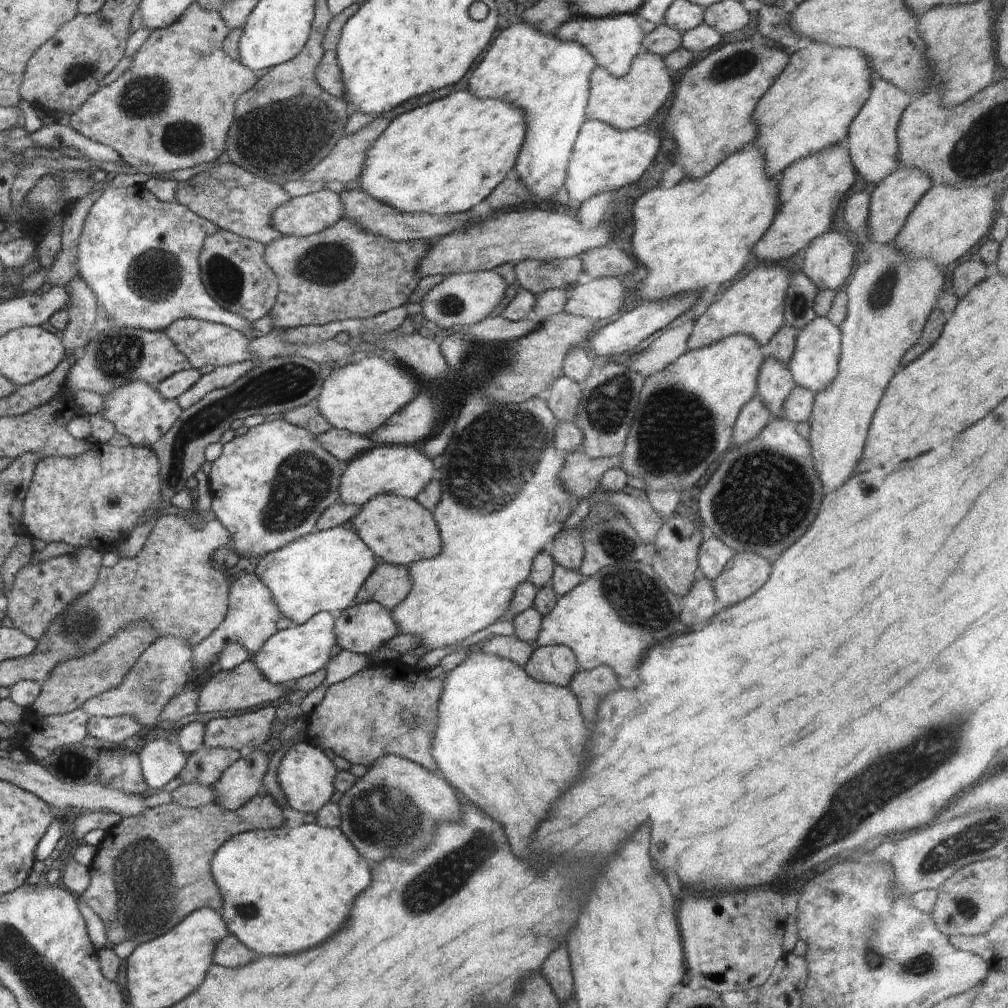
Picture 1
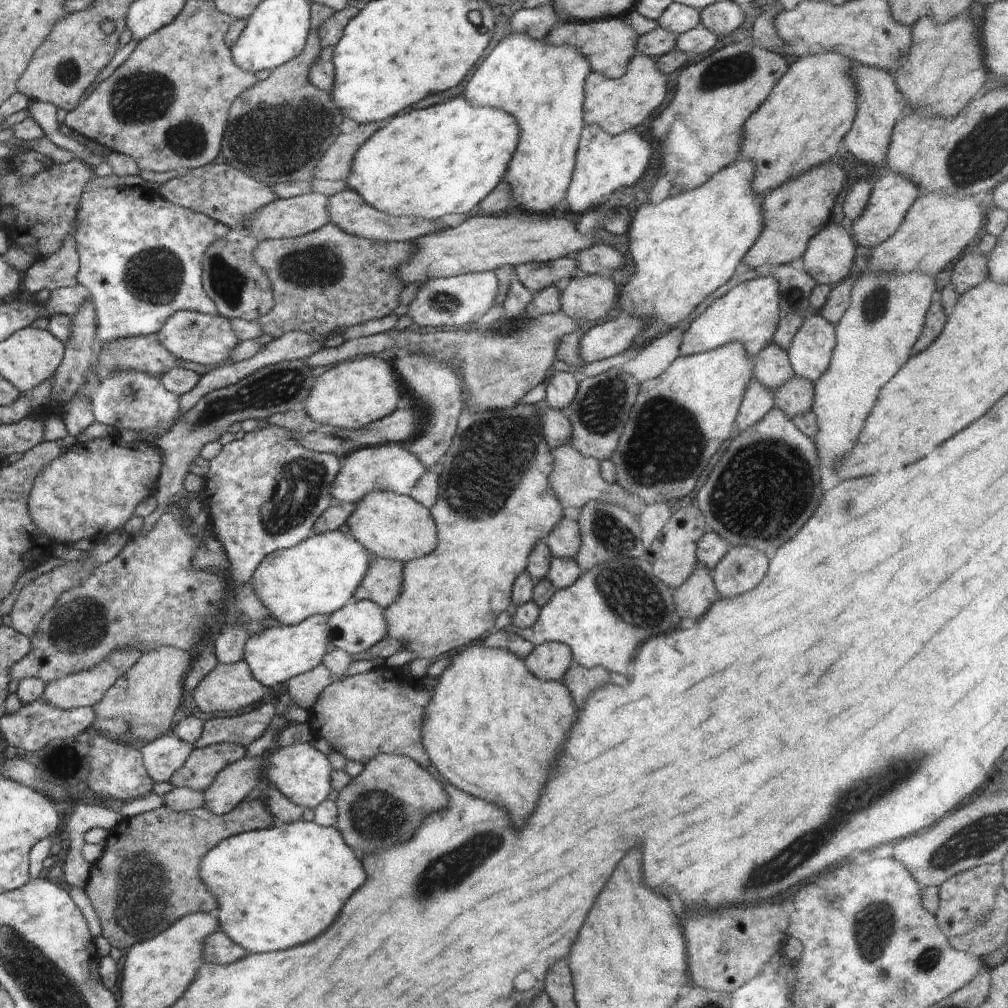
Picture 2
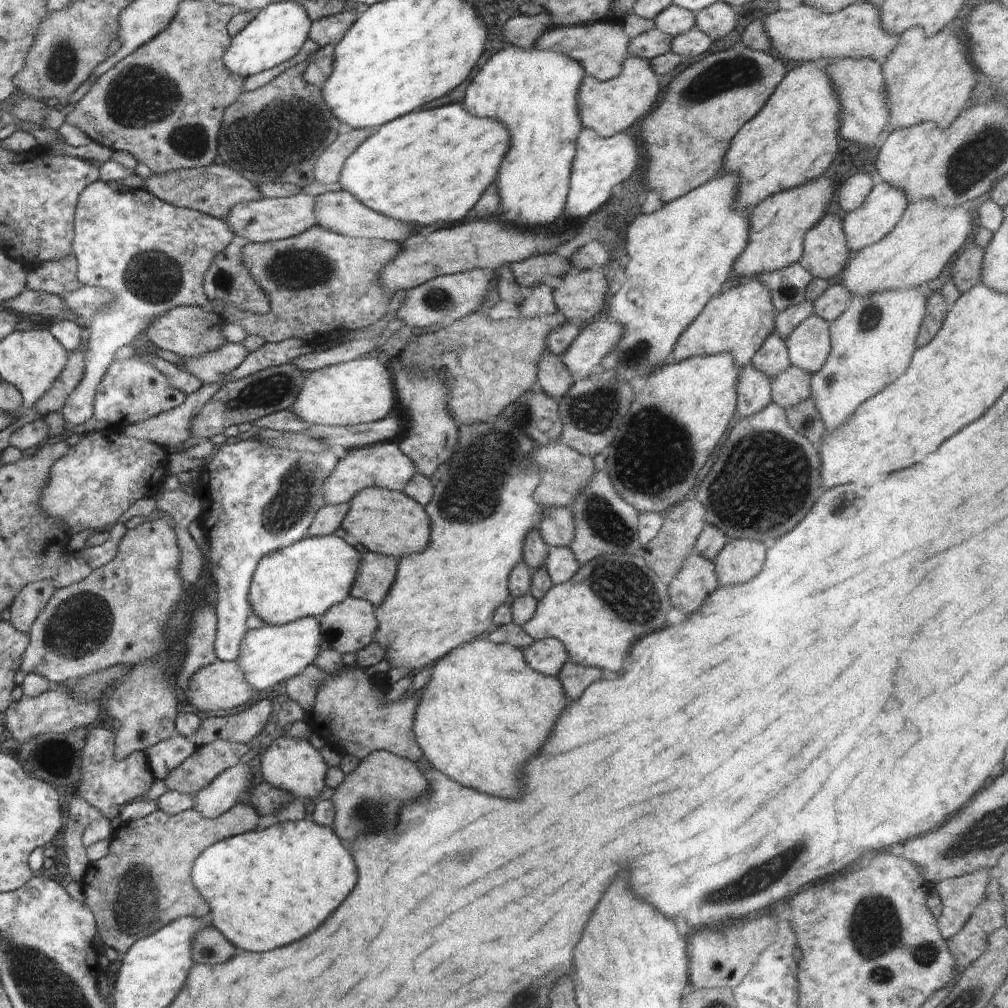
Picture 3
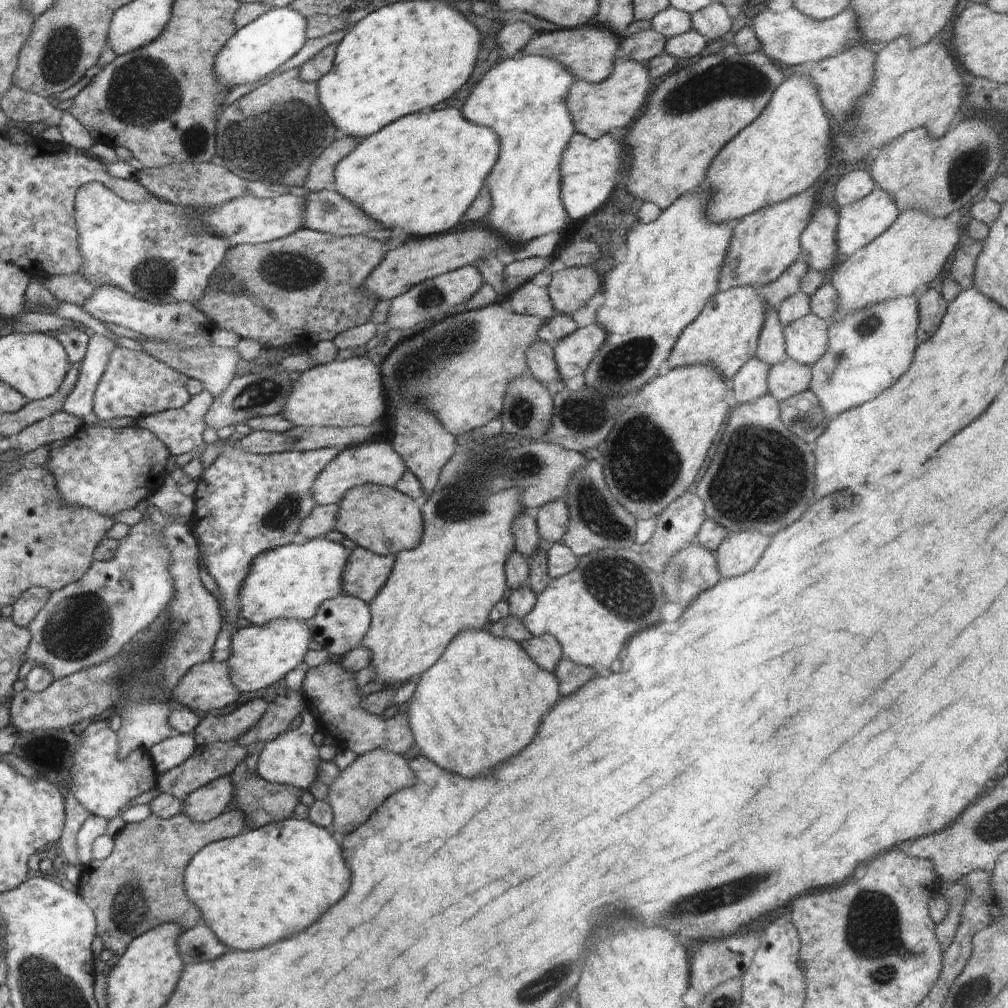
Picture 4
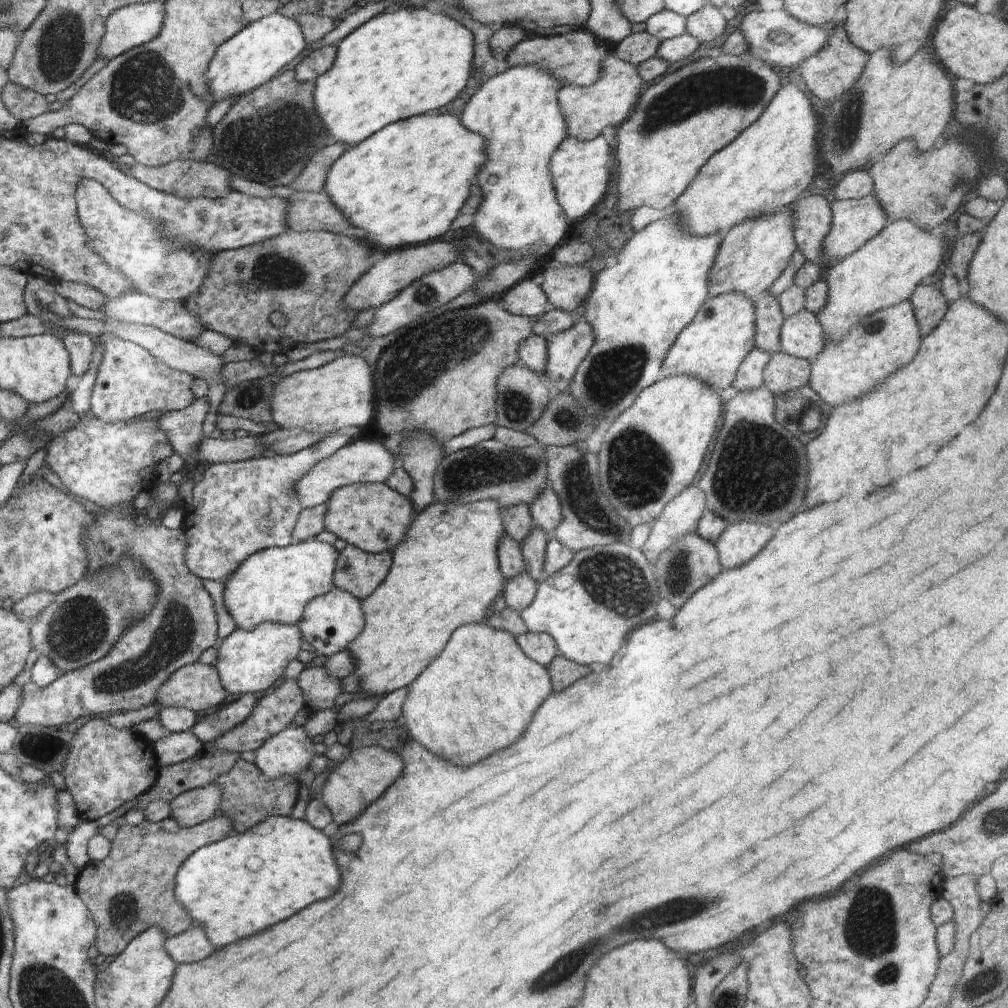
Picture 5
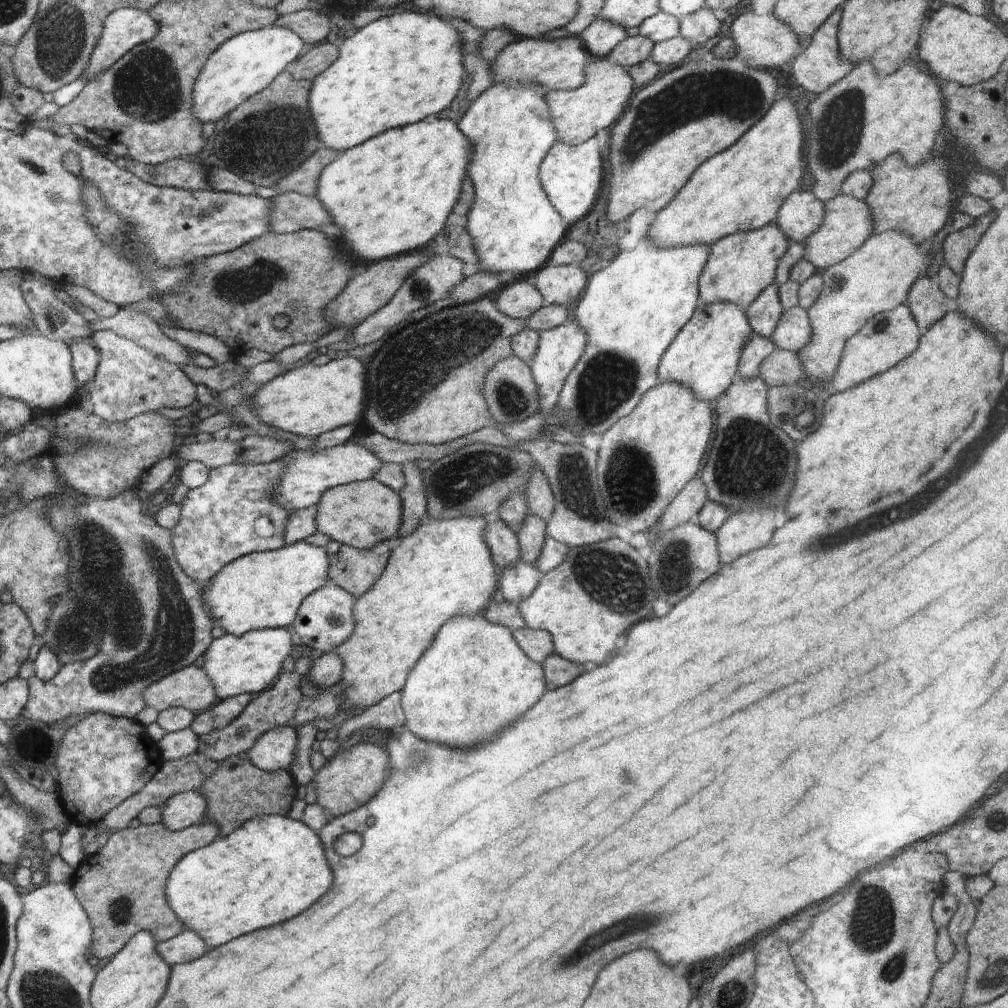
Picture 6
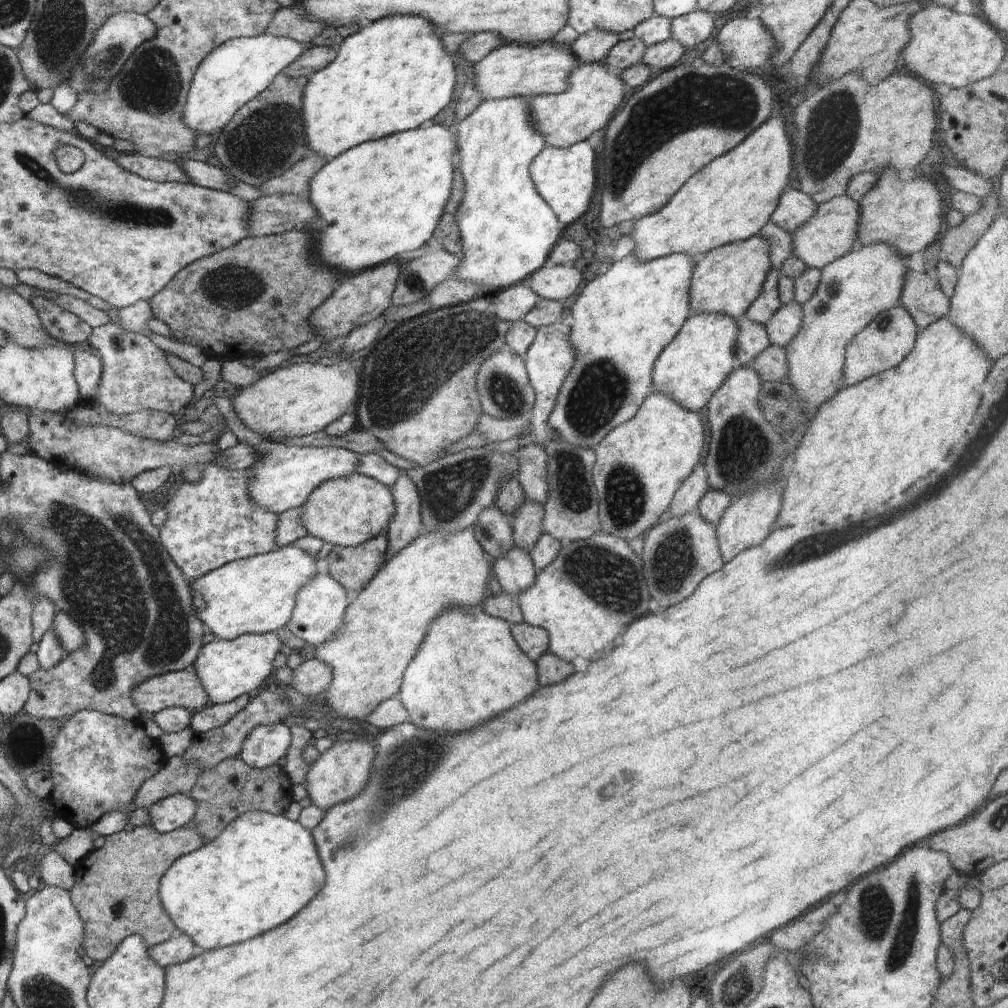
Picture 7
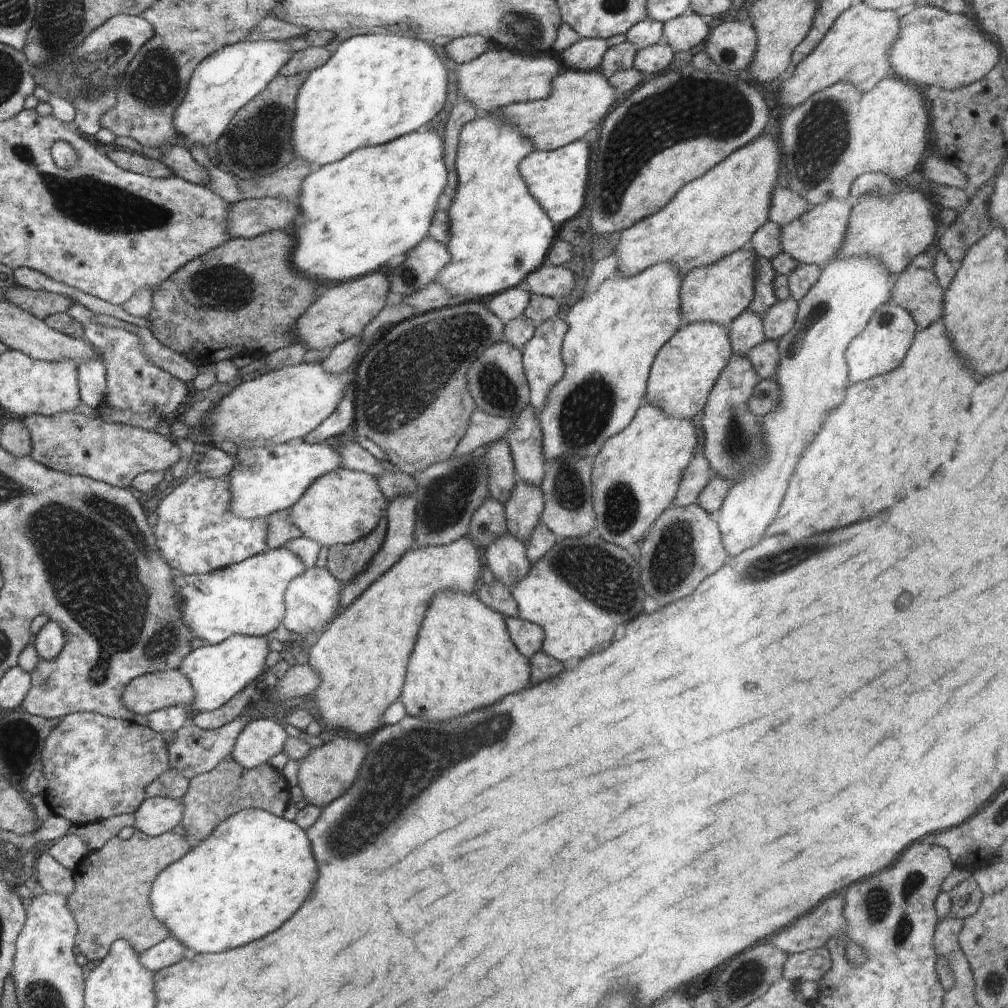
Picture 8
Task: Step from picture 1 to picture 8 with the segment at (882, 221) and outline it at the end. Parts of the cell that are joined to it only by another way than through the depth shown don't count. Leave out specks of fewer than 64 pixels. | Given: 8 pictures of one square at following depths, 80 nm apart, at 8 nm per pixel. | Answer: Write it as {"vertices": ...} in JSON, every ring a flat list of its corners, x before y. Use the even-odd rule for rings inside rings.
{"vertices":[[828,199,822,204,810,207,803,216,781,226,779,239,781,250,789,254,797,263,815,264,824,267,830,258,834,258,848,224,849,212,853,201]]}

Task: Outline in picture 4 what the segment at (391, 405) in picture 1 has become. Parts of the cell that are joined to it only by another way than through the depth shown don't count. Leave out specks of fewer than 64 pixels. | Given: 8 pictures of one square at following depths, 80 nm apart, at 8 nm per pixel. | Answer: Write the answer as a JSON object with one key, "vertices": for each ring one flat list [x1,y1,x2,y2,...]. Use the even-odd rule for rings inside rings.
{"vertices":[[356,354,346,360,330,360,296,374,296,382,281,414,296,426,371,426,387,412,387,397,379,367,364,354]]}

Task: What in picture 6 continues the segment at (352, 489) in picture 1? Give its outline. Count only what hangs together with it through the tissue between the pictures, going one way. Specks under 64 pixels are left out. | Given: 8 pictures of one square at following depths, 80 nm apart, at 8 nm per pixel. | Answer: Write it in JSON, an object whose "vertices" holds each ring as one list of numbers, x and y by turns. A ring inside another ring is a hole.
{"vertices":[[349,442,313,451,294,449,279,460,283,460,283,467,280,478,271,488,271,498,290,512,314,506,329,488,373,478,382,462,366,448]]}

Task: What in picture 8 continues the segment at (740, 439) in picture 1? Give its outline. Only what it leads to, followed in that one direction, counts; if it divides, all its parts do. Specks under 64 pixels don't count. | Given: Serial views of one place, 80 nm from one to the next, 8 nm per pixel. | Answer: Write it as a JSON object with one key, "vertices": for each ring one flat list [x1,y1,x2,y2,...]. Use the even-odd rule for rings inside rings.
{"vertices":[[746,309,728,326,729,341,734,355,746,355,759,345,765,338,763,331,763,317,758,313]]}

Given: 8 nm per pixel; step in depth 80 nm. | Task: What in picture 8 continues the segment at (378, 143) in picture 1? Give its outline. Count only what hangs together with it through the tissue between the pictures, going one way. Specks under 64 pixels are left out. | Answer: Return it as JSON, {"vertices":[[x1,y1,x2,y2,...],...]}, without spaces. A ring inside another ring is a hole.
{"vertices":[[424,129,402,135,383,145,362,147,338,162,321,166,306,175,299,196,300,224,289,256,301,275,320,283,337,285,377,271,393,256,402,256,428,236,438,199,447,183,443,139]]}

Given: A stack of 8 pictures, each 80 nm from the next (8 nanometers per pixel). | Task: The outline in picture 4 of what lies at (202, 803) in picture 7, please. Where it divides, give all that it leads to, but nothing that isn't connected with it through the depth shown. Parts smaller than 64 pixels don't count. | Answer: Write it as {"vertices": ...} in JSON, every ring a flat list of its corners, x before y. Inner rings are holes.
{"vertices":[[240,763,240,768,235,770,236,772,232,772,230,775,232,784,234,784,235,809,244,812,250,828,264,827,270,822,278,822,292,817,294,808,301,802,302,792,298,788,266,782,262,777,250,774,246,763]]}

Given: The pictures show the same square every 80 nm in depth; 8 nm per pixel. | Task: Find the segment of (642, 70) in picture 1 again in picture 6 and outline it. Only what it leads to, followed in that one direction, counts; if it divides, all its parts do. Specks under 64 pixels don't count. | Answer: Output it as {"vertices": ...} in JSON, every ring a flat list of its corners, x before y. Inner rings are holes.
{"vertices":[[607,57,593,58,584,67,585,79,577,89,546,91,543,97,558,142,569,145,582,144,599,130,610,128,622,116,633,90,633,80,627,70,612,63]]}

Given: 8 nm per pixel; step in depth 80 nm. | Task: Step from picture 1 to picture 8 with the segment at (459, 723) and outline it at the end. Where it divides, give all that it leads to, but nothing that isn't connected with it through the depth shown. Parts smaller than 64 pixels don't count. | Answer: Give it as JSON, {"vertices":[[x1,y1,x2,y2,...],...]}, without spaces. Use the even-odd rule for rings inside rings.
{"vertices":[[444,589,438,591,428,601,428,606,425,612,423,621,421,622,420,630,418,631,416,642,409,656,407,664,406,676,402,687,401,695,399,696,402,704,405,706,405,711,408,715,413,717,420,717,424,720,448,720,455,716,461,716,474,710,474,708,484,708,484,706,490,706,494,702,498,702,500,698,508,696,510,692,520,692,528,686,528,678,531,675,531,664,527,658,524,658,520,651,517,650,514,643,511,641,507,626,505,623,505,617,499,612,488,608,476,595,476,593,465,593,458,589]]}

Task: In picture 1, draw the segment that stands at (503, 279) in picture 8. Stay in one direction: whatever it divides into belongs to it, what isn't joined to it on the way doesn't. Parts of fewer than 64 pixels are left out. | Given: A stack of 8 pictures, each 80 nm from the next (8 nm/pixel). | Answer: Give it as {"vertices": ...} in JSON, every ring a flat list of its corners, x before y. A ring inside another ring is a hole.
{"vertices":[[522,20,502,30,487,50,468,86,480,98,508,101,523,112,525,137,513,169,530,196,527,204,563,198,573,146,587,121,589,76,597,66,594,58,580,43,560,41]]}

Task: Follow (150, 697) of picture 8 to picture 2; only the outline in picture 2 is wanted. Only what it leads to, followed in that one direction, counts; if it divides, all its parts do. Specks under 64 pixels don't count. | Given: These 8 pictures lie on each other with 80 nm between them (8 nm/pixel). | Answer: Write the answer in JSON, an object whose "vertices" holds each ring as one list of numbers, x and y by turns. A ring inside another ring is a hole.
{"vertices":[[238,661,234,664,218,662,214,670,206,675,196,690,192,693,196,702,196,710,202,712,236,712,246,710,250,704,260,702,260,699,274,699,272,690,260,684,251,675,251,668,244,662]]}

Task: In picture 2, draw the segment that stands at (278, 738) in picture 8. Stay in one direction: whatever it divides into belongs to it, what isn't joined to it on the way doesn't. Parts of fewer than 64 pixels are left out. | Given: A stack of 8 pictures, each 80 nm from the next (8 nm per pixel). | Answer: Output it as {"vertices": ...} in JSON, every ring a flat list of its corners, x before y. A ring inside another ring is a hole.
{"vertices":[[294,742,288,746,280,747,277,744,271,749,270,762,268,762,268,776,270,784,276,786,284,796,292,802,316,808,328,796,331,788,332,767,324,753,321,753,310,743]]}

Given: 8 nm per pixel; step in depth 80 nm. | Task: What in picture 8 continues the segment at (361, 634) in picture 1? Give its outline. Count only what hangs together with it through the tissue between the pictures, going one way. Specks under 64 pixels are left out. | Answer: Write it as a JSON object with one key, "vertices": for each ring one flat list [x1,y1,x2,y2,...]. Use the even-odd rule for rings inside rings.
{"vertices":[[325,567,305,568,286,587,284,626,297,638,306,638,310,634,320,634,325,626,340,612,340,589,341,583]]}

